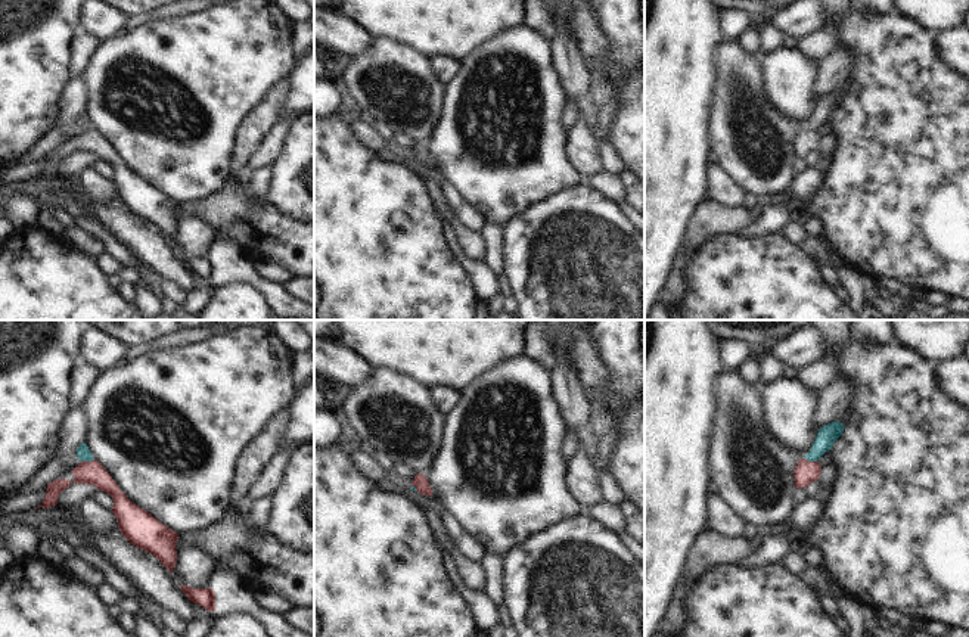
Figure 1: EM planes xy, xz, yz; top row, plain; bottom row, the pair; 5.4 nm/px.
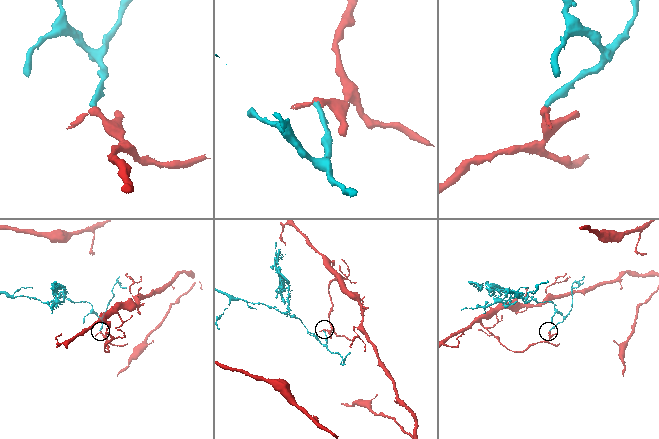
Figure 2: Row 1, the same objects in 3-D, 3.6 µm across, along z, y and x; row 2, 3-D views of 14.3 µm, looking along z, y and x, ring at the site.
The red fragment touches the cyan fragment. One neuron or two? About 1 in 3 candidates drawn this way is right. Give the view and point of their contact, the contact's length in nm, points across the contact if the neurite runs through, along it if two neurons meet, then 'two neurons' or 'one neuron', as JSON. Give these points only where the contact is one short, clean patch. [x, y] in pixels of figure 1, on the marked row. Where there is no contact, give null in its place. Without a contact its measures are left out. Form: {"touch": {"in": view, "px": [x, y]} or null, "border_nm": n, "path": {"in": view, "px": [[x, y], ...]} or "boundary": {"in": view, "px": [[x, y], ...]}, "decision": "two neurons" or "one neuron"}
{"touch": {"in": "xy", "px": [87, 462]}, "border_nm": 80, "boundary": {"in": "xy", "px": [[95, 459], [81, 462]]}, "decision": "two neurons"}

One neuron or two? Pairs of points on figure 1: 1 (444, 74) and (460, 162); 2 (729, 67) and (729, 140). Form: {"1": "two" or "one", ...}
{"1": "two", "2": "one"}

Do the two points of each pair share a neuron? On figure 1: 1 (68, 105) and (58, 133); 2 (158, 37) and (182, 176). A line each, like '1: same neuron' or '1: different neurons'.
1: same neuron
2: same neuron

